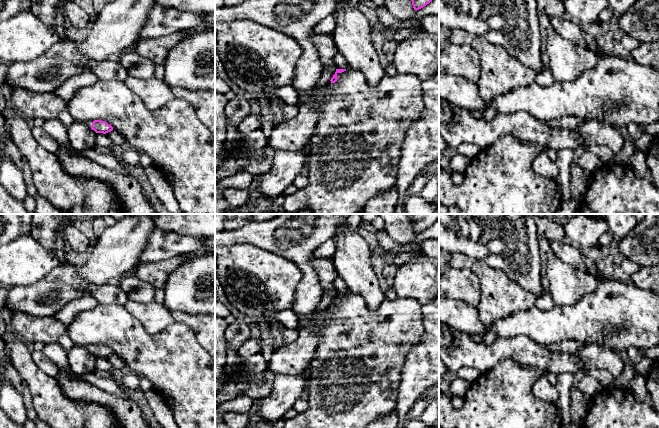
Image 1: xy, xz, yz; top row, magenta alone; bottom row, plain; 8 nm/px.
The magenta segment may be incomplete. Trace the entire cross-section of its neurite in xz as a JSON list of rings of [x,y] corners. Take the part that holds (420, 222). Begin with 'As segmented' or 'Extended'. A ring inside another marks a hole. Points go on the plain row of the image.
As segmented. [[[414,214],[410,216],[414,234],[419,234],[439,220],[439,214]]]

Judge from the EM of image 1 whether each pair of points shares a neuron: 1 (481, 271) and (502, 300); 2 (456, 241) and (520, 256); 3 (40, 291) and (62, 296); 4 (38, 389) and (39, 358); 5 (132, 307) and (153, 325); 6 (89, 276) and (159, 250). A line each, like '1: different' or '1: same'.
1: same
2: same
3: same
4: different
5: same
6: different

